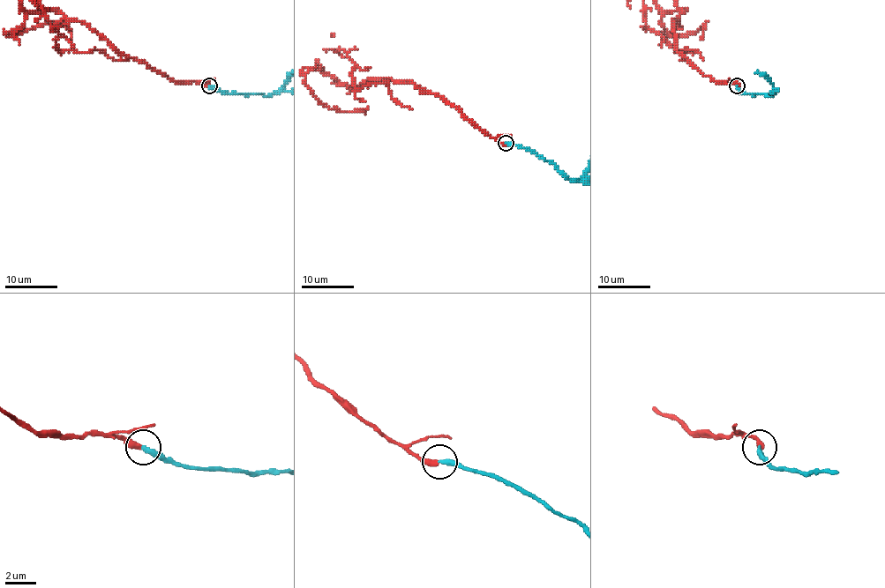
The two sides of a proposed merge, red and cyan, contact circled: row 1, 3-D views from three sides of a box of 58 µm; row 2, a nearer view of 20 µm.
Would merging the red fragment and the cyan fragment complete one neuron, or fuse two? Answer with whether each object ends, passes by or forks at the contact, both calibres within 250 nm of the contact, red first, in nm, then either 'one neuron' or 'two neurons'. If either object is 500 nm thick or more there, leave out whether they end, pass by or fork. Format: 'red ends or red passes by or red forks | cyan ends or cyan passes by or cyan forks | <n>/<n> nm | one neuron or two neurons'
red ends | cyan ends | 400/320 nm | one neuron

